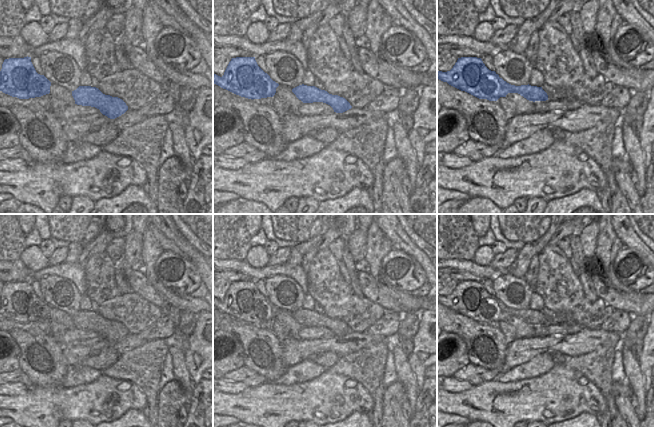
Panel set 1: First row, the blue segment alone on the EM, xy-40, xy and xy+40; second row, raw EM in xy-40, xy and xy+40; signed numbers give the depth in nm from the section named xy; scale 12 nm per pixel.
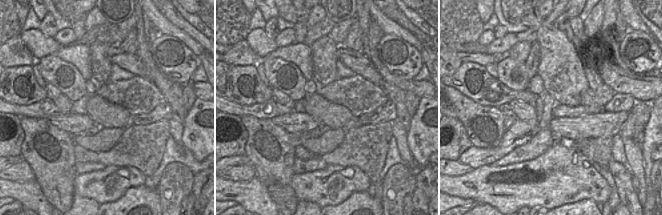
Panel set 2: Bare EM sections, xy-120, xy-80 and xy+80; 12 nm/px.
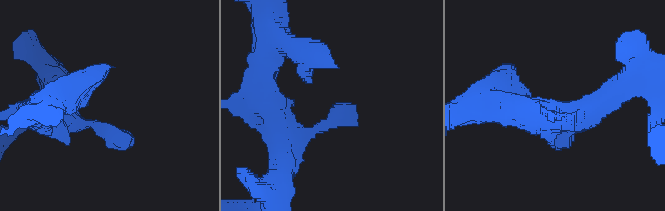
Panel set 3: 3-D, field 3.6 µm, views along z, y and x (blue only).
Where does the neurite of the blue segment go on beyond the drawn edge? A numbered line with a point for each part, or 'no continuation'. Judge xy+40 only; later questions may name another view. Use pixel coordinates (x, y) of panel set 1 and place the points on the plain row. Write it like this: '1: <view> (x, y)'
no continuation

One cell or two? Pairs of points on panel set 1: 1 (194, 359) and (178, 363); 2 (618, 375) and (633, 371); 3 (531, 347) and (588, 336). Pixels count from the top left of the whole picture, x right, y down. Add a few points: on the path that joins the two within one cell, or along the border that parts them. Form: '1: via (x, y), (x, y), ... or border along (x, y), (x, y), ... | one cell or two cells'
1: border along (183, 352), (186, 369), (194, 383) | two cells
2: border along (620, 350), (626, 380) | two cells
3: via (545, 344), (574, 344) | one cell

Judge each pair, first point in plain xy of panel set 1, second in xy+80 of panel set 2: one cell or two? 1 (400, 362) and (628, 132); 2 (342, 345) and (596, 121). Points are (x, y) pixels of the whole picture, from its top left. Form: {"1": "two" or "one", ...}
{"1": "two", "2": "one"}

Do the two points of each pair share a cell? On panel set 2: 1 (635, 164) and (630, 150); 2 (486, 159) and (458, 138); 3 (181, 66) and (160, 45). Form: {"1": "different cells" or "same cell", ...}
{"1": "same cell", "2": "different cells", "3": "same cell"}

